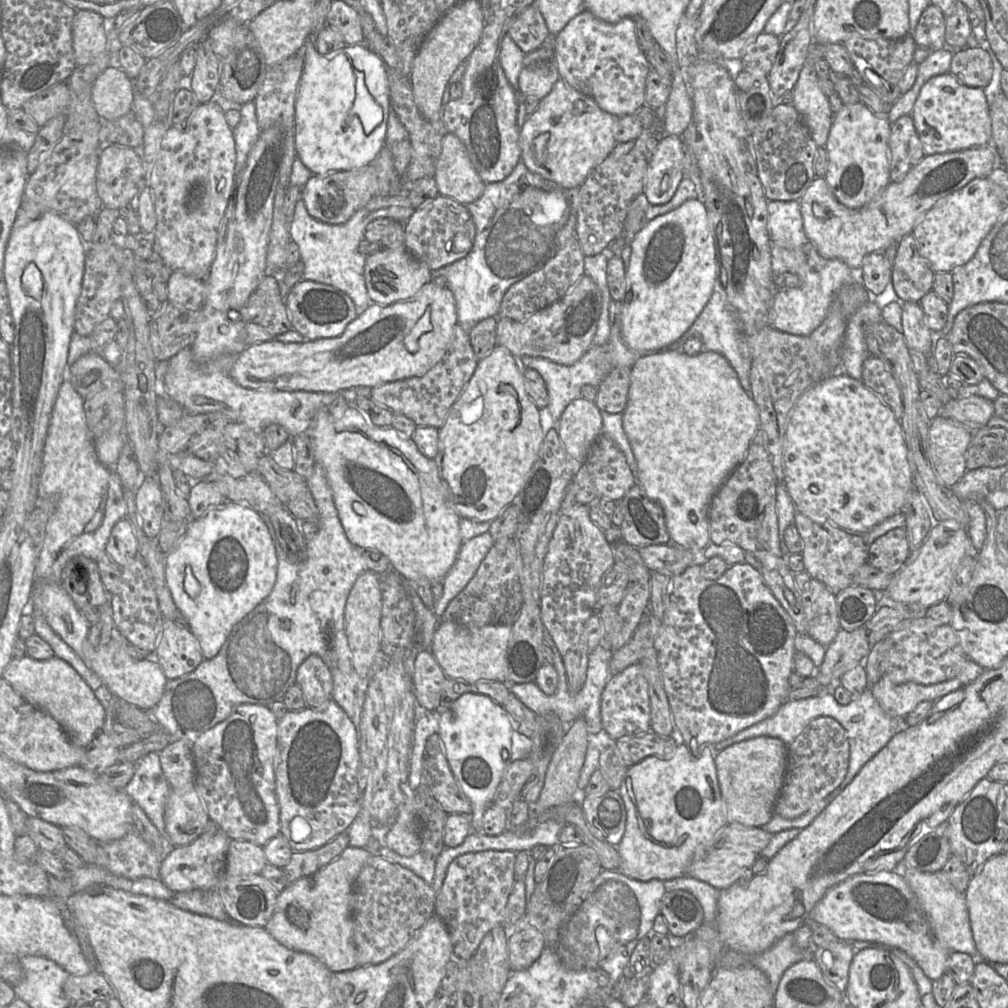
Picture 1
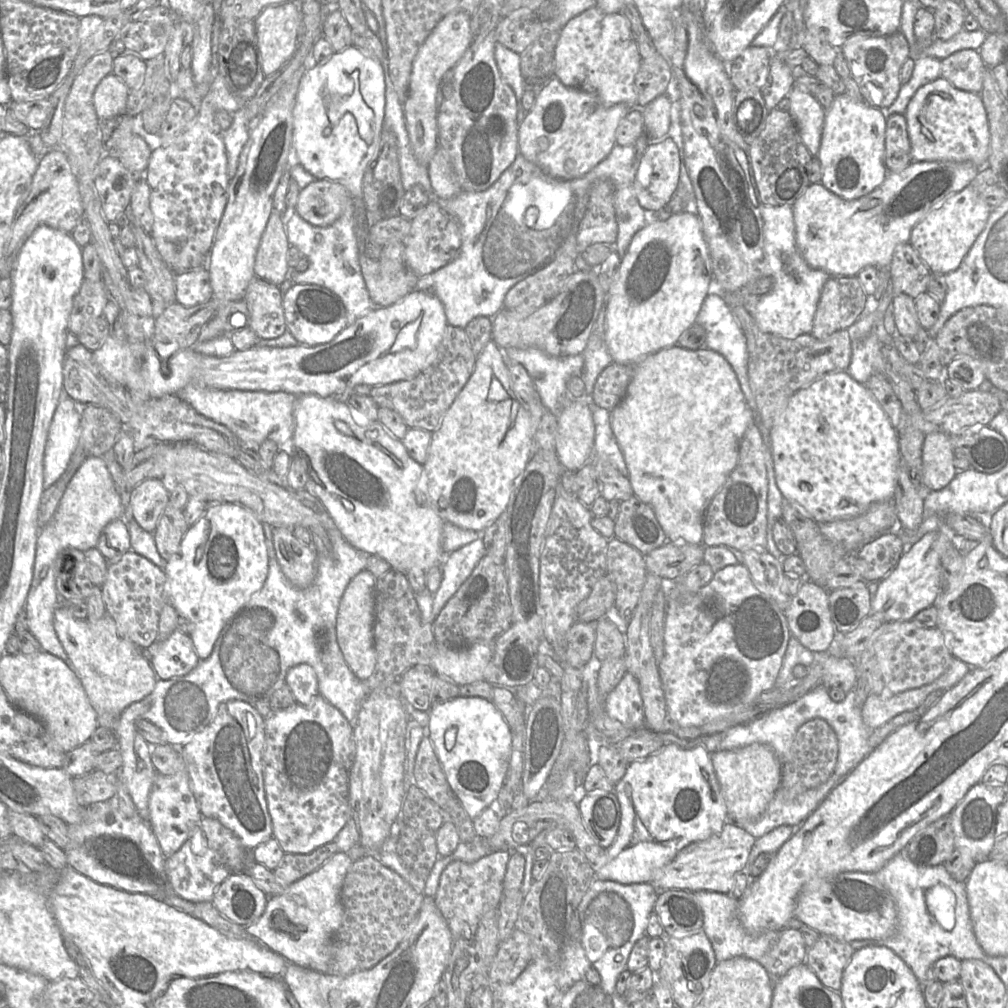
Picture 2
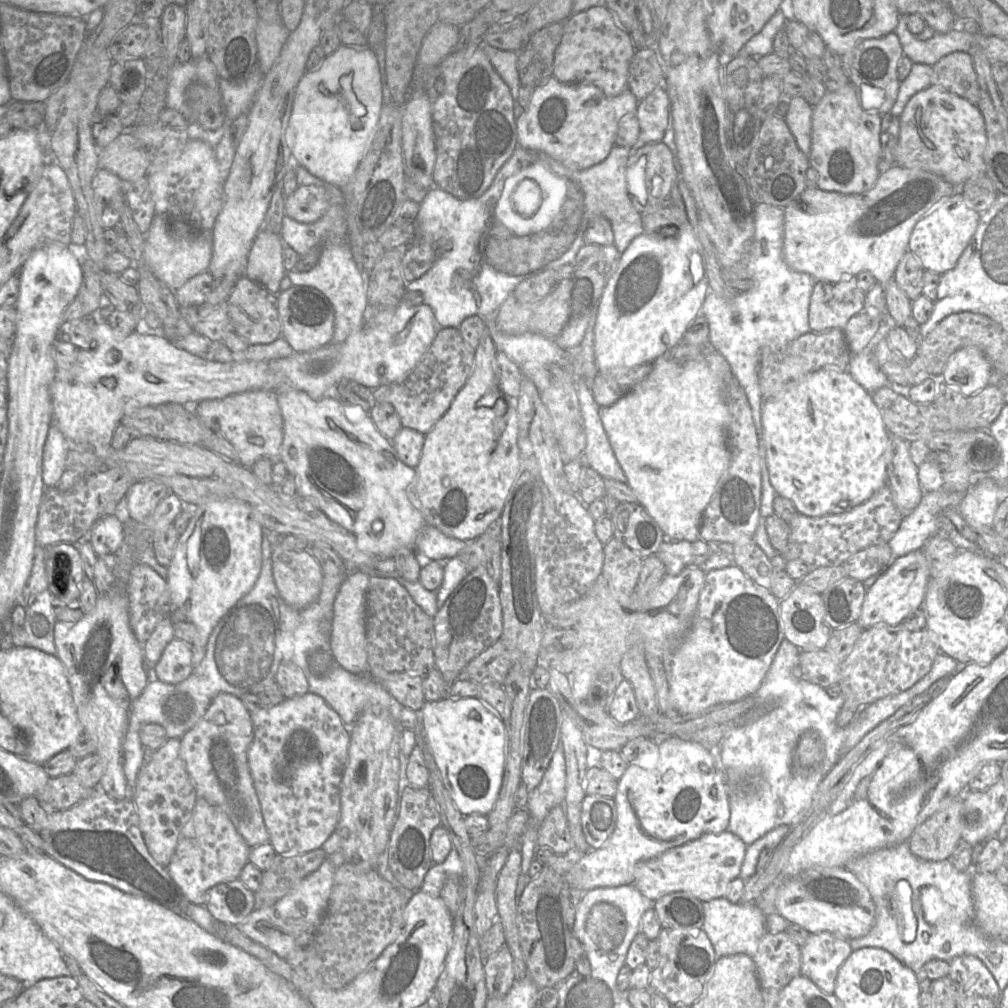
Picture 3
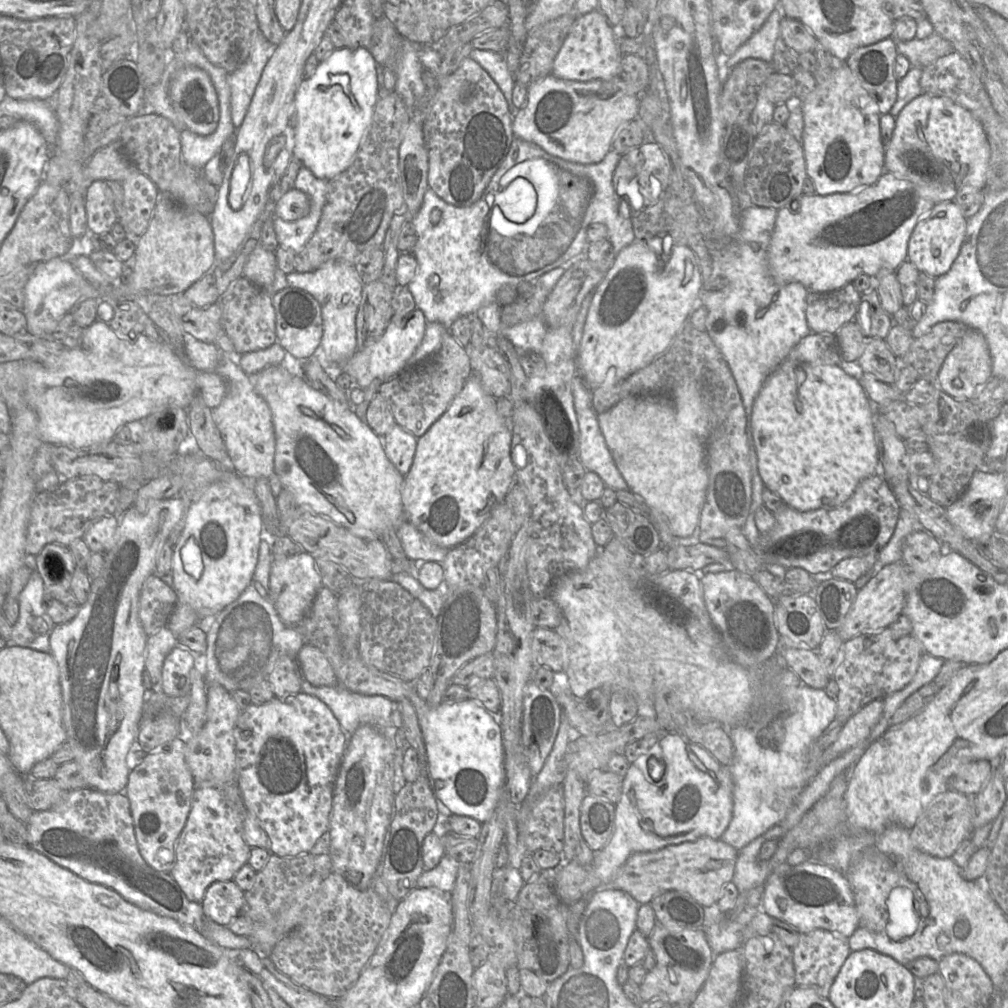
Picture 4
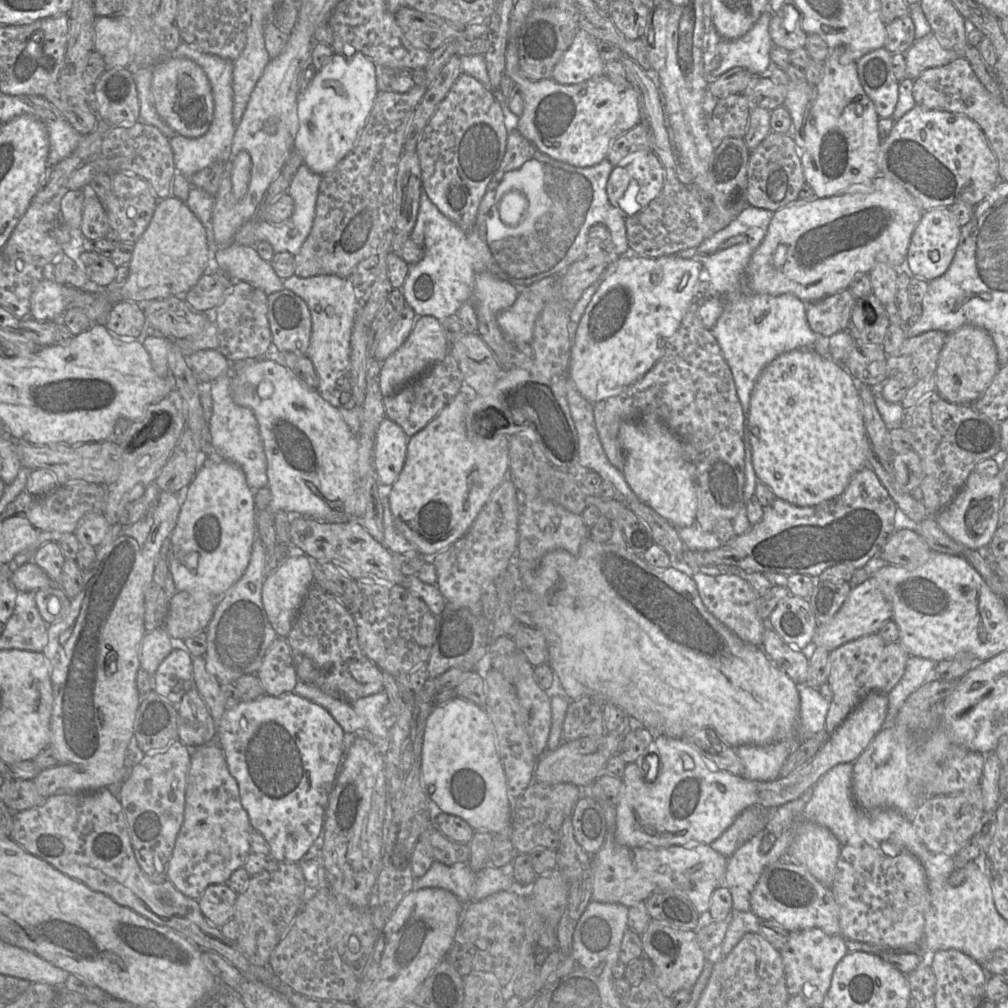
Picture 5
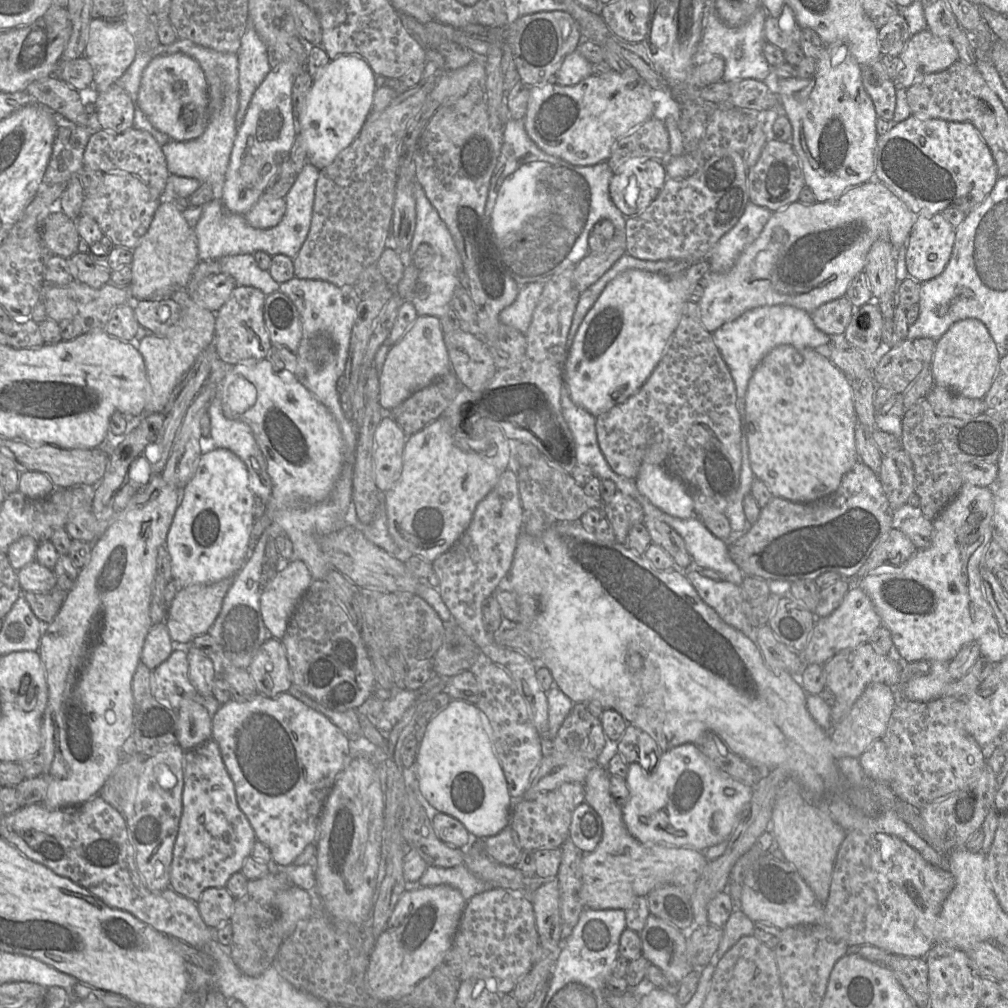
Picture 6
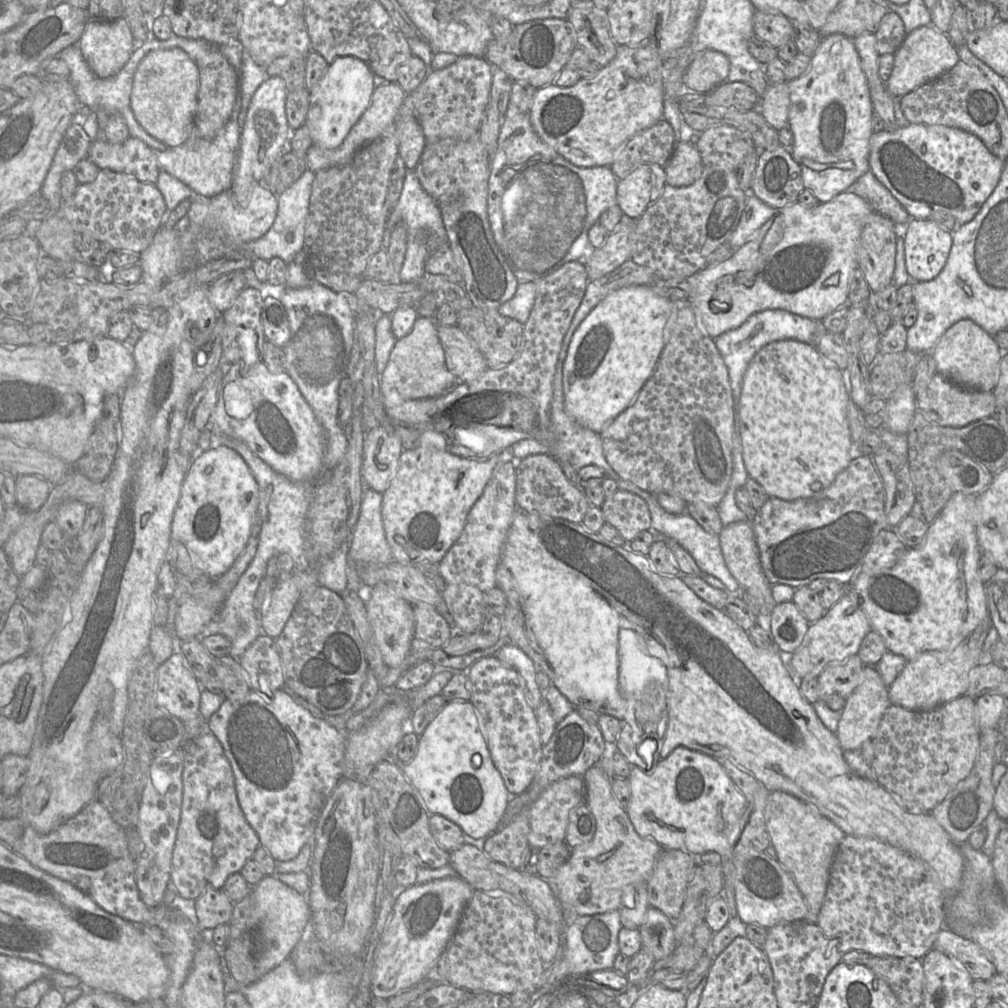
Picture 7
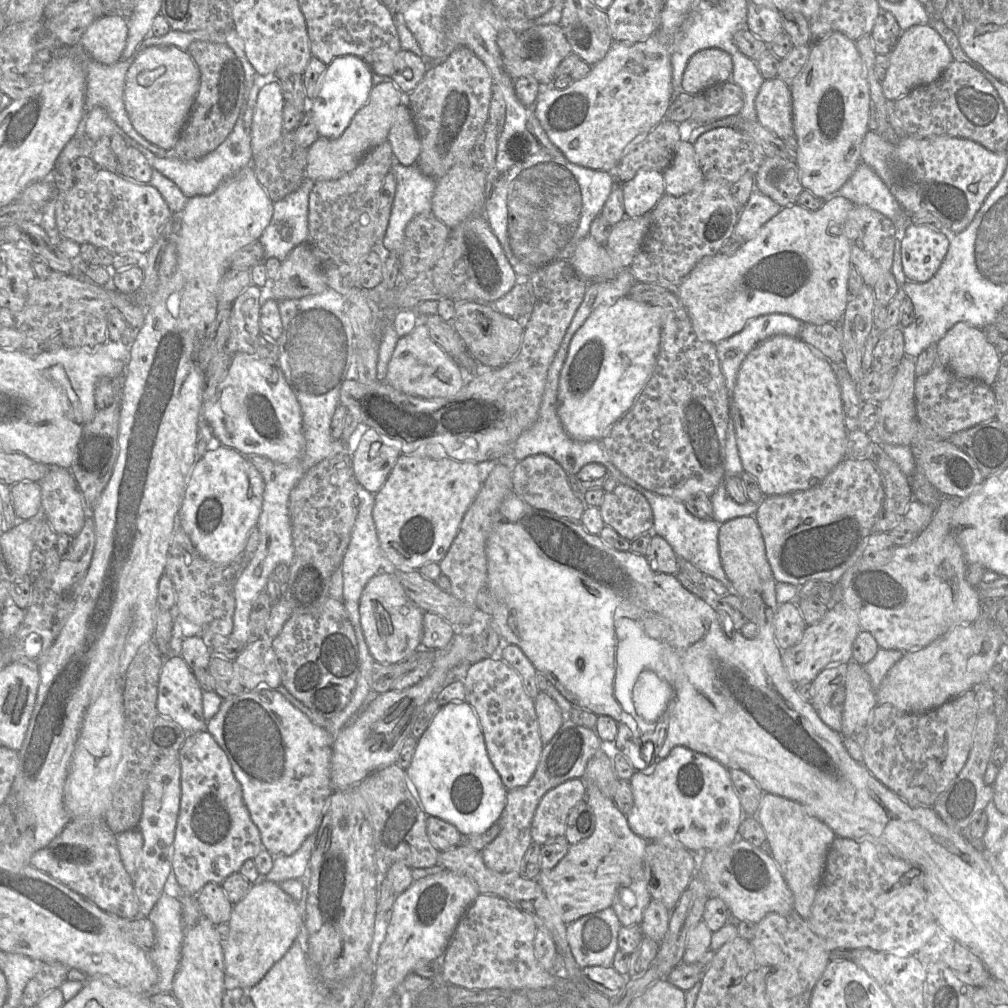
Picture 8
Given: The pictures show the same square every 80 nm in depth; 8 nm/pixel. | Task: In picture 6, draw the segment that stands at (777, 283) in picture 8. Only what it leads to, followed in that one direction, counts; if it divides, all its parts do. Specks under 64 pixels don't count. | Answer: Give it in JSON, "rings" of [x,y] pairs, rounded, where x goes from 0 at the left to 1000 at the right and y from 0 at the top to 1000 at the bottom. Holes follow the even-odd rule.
{"rings":[[[870,179],[862,180],[852,185],[840,188],[830,197],[819,200],[808,200],[807,202],[797,202],[792,198],[777,207],[767,210],[766,214],[760,221],[753,235],[744,242],[732,255],[728,264],[717,271],[703,270],[695,279],[698,284],[698,291],[695,298],[691,301],[694,308],[694,317],[700,327],[707,330],[713,324],[721,319],[725,319],[739,310],[748,306],[766,303],[784,303],[805,311],[813,303],[824,299],[828,296],[838,293],[838,290],[844,278],[852,271],[857,269],[860,253],[865,242],[871,238],[881,238],[887,246],[892,248],[897,242],[899,249],[901,244],[901,235],[910,217],[907,212],[889,193],[887,193],[877,183]]]}

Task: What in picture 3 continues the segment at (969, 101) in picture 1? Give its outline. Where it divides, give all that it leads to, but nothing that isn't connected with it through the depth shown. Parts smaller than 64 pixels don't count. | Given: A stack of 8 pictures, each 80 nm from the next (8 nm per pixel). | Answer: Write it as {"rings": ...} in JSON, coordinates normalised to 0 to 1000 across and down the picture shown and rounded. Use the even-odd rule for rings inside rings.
{"rings":[[[924,84],[903,97],[892,115],[892,121],[887,164],[925,171],[947,185],[977,173],[979,133],[976,116],[970,105],[932,85]]]}

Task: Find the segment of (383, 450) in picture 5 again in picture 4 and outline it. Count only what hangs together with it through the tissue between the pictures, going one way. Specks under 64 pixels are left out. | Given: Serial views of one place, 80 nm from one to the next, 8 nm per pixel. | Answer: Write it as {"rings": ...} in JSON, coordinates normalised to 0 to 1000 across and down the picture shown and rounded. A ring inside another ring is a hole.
{"rings":[[[392,421],[379,435],[384,454],[402,472],[410,459],[414,435],[395,421]]]}

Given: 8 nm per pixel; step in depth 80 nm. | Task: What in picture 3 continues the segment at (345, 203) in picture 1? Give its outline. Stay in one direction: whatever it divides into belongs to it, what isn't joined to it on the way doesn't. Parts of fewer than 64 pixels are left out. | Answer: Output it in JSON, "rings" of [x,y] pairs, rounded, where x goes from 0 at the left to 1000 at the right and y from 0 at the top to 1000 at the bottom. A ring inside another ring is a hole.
{"rings":[[[296,185],[283,196],[283,213],[299,221],[314,219],[324,207],[325,191],[319,185]]]}

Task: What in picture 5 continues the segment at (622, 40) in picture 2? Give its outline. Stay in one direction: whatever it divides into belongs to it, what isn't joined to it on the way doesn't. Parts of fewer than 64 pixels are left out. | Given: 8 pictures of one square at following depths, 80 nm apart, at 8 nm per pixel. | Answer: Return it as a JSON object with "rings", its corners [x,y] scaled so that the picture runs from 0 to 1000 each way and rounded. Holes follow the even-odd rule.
{"rings":[[[574,29],[567,44],[550,66],[548,77],[556,83],[567,84],[599,74],[600,62],[595,57],[593,42],[580,30]]]}

